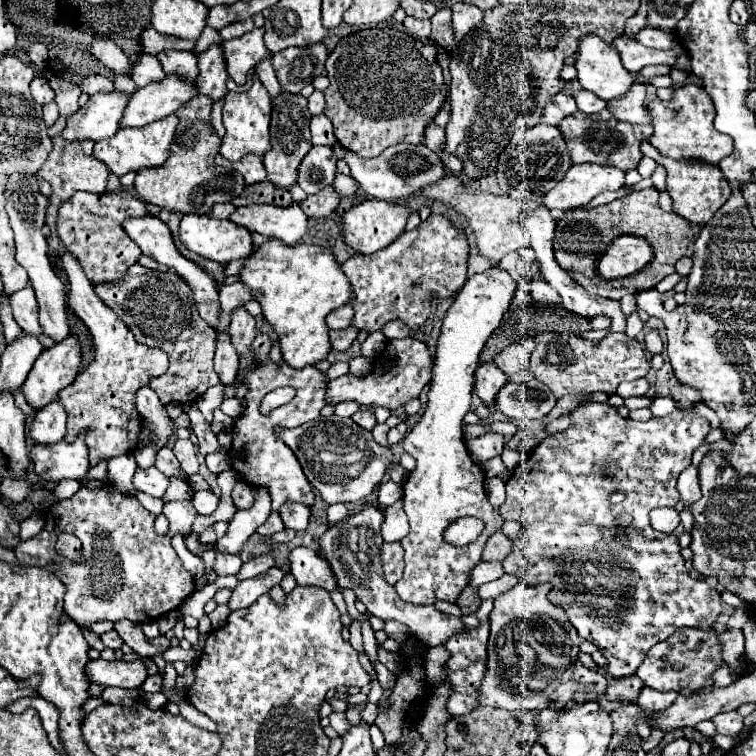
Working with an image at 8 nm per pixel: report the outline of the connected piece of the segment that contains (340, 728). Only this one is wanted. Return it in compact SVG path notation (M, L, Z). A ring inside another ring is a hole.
M333 712L333 714L329 716L329 722L331 722L331 726L333 726L339 734L345 734L345 732L351 728L351 724L347 722L347 718L345 718L343 712Z

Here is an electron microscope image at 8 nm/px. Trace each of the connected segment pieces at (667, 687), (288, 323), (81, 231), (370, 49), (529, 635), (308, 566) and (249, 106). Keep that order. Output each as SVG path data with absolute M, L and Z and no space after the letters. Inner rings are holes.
M681 628L677 634L671 634L667 640L655 644L645 656L643 664L637 670L637 676L645 686L659 692L677 692L677 694L693 694L697 690L705 690L713 686L713 672L723 664L721 658L721 642L715 630L697 630L697 628Z
M267 240L243 262L239 282L253 290L253 298L261 304L263 318L277 334L281 356L291 368L313 366L331 352L325 316L341 306L341 286L333 286L333 282L317 282L317 278L321 278L321 274L341 272L343 270L329 248L307 244L285 246L279 240Z
M77 192L73 198L61 204L59 216L57 216L57 234L65 250L69 250L79 266L83 266L85 276L93 282L113 282L119 280L129 266L137 262L141 256L141 250L133 240L127 238L127 234L121 228L121 222L125 218L139 218L147 216L145 202L135 198L131 192L111 192L111 194L89 194L89 192Z
M367 28L343 38L327 58L325 68L331 84L327 90L323 90L323 114L333 122L339 144L361 158L379 156L387 146L399 142L421 144L425 126L435 118L447 98L443 72L437 62L441 52L443 48L439 44L421 42L393 28Z
M517 584L495 598L495 606L489 616L489 660L487 674L481 684L481 706L503 710L543 710L549 704L547 694L553 692L549 688L571 680L581 640L565 612L547 600L549 590L551 584Z
M305 547L295 548L289 556L291 574L295 576L299 586L317 586L329 592L337 590L333 572L325 558L321 558L316 551Z
M253 76L253 84L245 92L227 92L225 106L223 106L223 124L225 124L225 138L221 144L221 154L237 162L245 154L259 154L263 156L267 150L271 150L271 136L269 136L269 120L271 120L271 96L261 84L257 76Z

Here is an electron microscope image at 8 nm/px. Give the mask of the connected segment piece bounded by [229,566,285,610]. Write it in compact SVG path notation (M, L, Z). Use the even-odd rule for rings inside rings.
M273 566L267 572L263 572L261 576L255 576L255 578L239 582L237 588L231 594L229 608L231 610L239 610L239 608L251 606L253 600L257 600L261 594L269 592L275 584L279 584L283 580L283 576L285 576L285 572L277 566Z

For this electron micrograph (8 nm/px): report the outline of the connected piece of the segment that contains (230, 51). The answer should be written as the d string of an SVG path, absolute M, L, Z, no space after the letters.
M255 28L249 34L243 34L241 38L233 38L227 42L221 42L223 58L227 64L227 74L237 84L245 84L247 72L265 56L269 56L269 50L263 44L263 28Z

